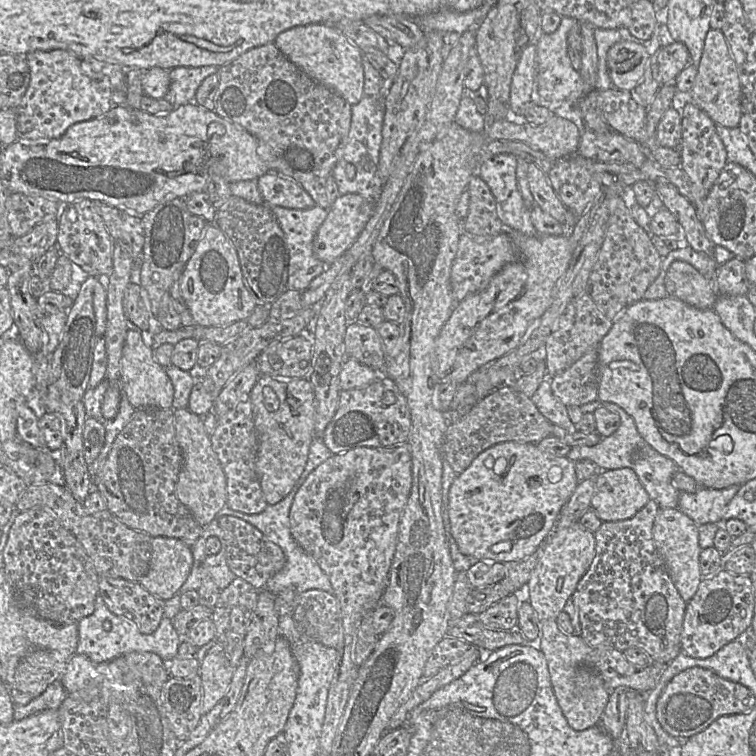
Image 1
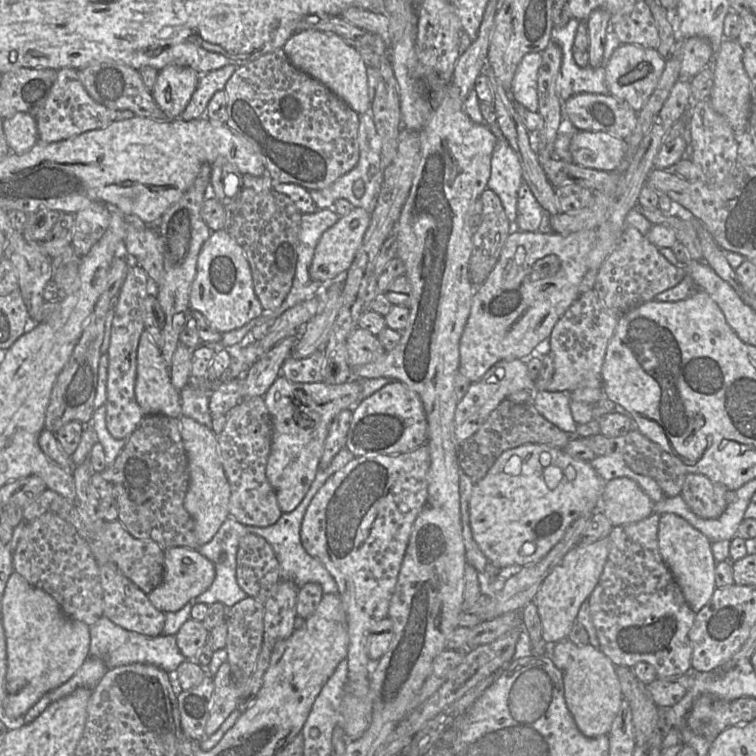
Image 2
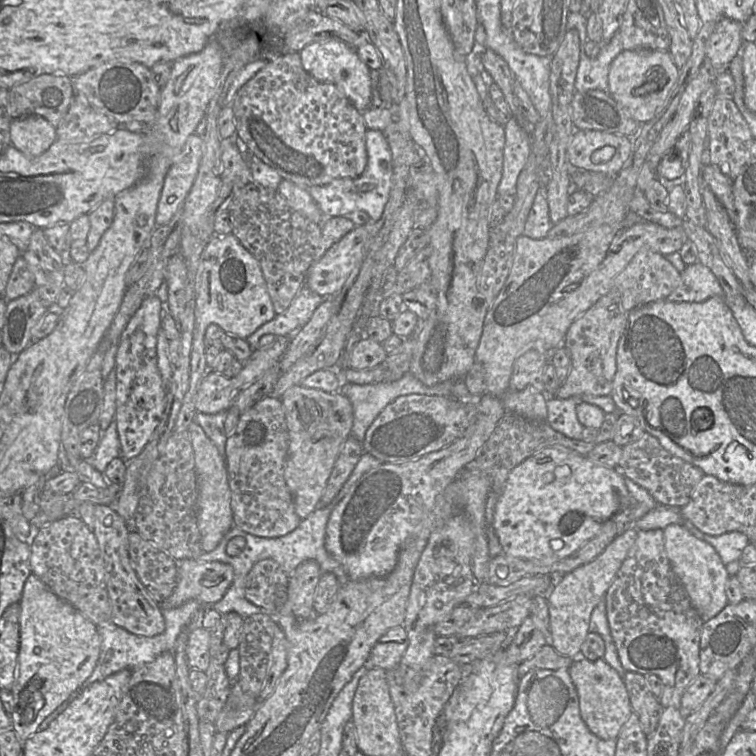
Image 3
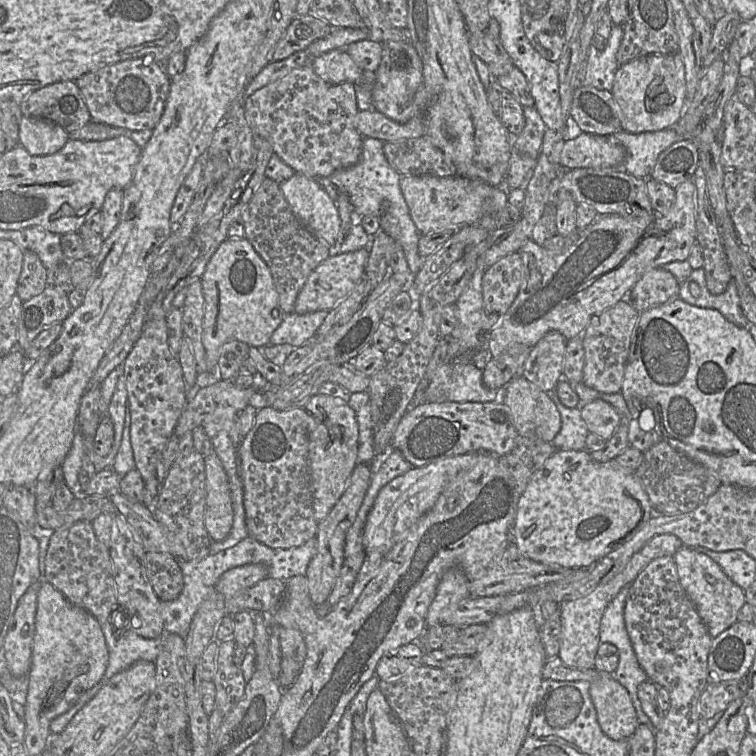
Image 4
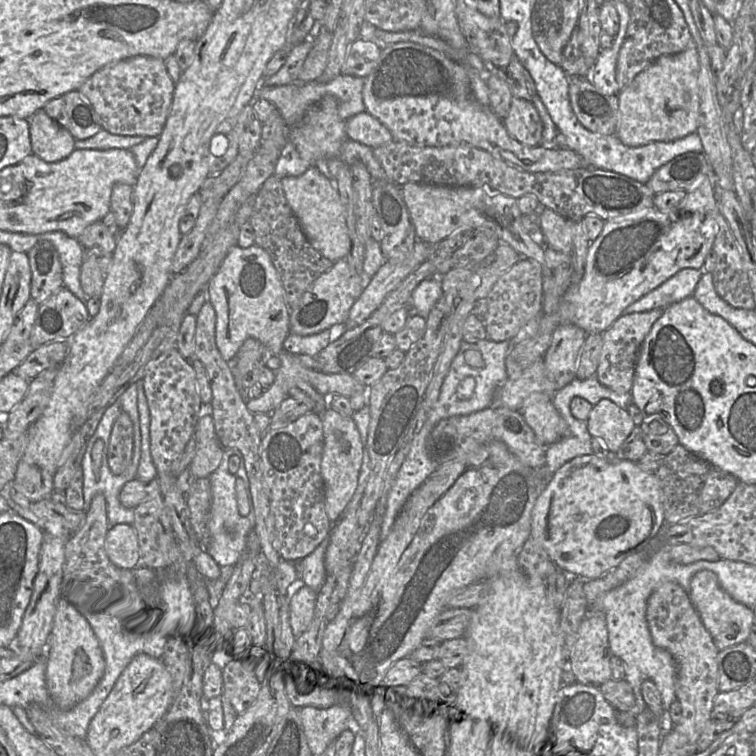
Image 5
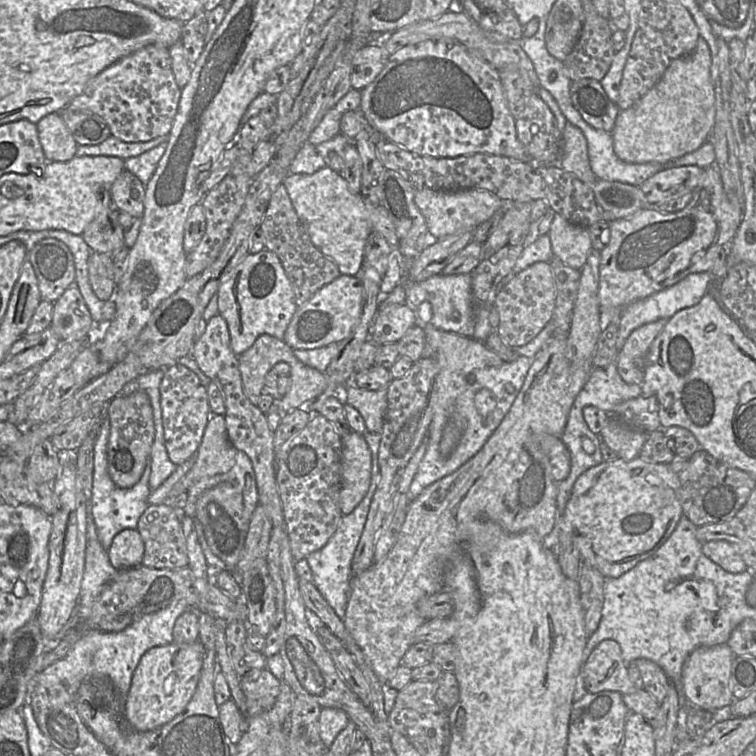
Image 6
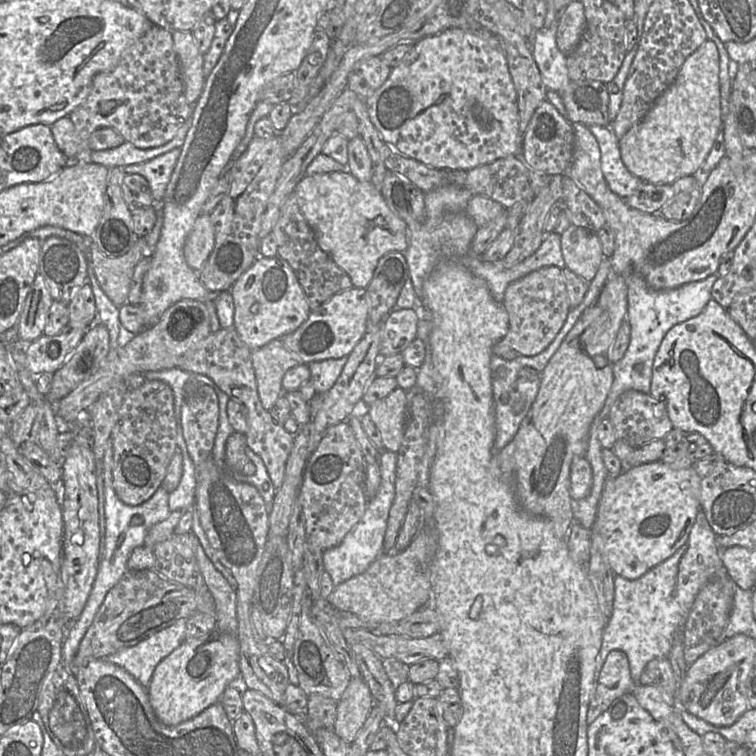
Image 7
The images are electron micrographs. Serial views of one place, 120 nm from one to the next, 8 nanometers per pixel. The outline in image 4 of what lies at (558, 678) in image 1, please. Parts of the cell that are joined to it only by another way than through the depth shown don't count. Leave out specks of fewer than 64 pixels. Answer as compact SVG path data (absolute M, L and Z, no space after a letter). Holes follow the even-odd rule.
M599 672L589 692L603 733L616 741L628 740L641 722L626 688L613 674Z

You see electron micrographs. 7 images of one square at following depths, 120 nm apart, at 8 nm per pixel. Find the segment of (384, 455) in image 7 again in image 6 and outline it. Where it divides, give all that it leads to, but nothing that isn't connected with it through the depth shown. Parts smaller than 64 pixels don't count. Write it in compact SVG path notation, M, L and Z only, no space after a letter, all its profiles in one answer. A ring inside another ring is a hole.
M367 431L363 437L372 454L372 478L370 489L359 505L351 513L342 517L335 534L331 537L329 542L322 549L310 554L306 558L313 574L313 584L326 599L328 604L333 608L337 616L341 619L345 616L350 591L350 581L354 577L352 572L354 554L367 521L370 503L375 493L375 489L381 481L381 474L378 465L380 435Z

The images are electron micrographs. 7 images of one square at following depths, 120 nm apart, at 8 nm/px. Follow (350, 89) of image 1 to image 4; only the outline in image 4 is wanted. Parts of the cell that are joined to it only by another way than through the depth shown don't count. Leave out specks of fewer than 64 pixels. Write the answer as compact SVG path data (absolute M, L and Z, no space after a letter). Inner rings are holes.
M334 49L311 58L309 66L328 84L352 83L357 85L363 71L356 65L345 49Z

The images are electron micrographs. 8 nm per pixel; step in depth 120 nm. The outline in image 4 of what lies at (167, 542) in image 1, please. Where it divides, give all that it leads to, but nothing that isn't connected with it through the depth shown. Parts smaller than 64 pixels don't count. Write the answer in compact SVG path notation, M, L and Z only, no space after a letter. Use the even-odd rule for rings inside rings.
M261 564L235 567L221 575L215 590L225 599L230 599L239 591L252 587L269 576L267 567Z

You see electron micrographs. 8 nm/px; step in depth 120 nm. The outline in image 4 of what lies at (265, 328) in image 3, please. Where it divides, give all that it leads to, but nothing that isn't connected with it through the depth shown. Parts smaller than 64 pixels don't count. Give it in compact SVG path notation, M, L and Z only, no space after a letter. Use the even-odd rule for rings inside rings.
M320 310L306 314L295 312L287 314L273 332L270 343L275 346L288 344L295 348L304 345L315 336L317 329L327 316L327 312Z

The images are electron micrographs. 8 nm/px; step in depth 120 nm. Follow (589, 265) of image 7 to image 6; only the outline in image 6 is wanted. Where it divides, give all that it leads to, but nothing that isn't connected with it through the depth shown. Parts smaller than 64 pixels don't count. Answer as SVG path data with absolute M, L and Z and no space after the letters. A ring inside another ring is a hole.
M555 213L548 235L554 257L580 271L593 249L587 227L574 224Z

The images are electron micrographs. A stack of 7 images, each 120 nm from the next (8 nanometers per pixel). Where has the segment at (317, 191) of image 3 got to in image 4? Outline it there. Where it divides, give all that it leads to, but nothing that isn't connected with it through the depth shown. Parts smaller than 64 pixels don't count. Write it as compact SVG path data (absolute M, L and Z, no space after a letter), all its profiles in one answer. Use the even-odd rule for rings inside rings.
M363 137L361 156L359 161L355 165L345 169L337 170L333 172L329 177L320 177L314 179L316 179L318 184L324 188L329 197L334 202L336 202L340 194L348 195L350 203L353 206L353 224L355 224L356 220L360 218L360 216L372 215L378 217L380 229L389 234L394 239L394 241L402 247L409 269L414 275L416 275L419 272L424 261L424 258L418 252L420 234L411 219L408 206L400 189L399 181L401 175L389 165L383 151L383 145L384 142L382 142L381 140Z

